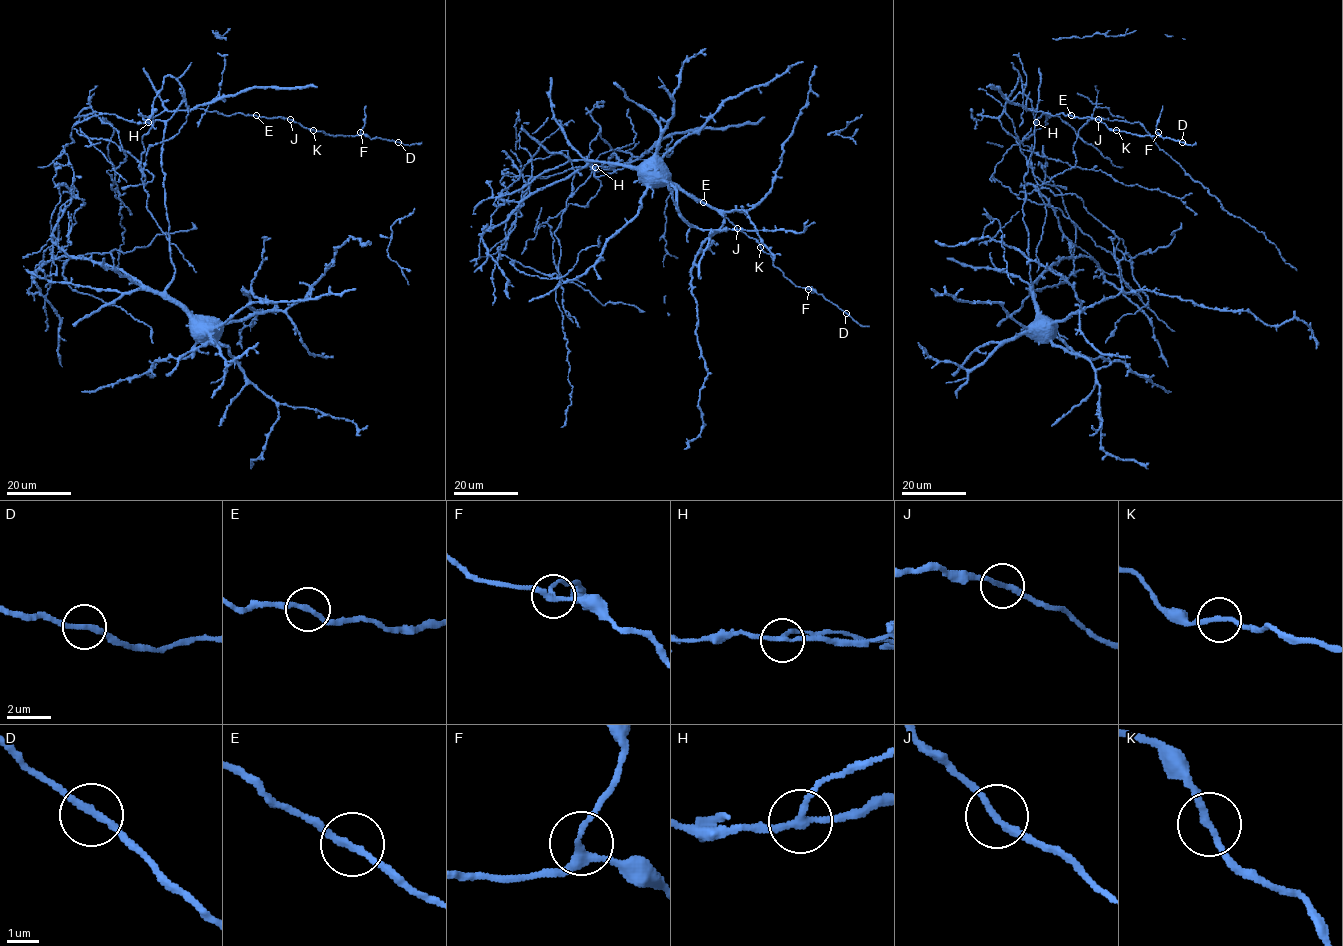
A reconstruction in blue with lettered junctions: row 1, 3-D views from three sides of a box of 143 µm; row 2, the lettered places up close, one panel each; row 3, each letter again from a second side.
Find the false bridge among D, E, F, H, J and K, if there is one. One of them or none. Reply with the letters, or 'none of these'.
H

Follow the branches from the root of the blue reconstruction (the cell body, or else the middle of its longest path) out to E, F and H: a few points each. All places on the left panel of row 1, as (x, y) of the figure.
E: (196, 318), (166, 292), (175, 265), (162, 168), (165, 123), (176, 111), (194, 108), (225, 115), (256, 115)
F: (196, 318), (166, 292), (175, 271), (162, 168), (171, 117), (201, 108), (284, 117), (328, 135), (360, 132)
H: (196, 318), (166, 292), (175, 265), (170, 251), (162, 168), (165, 123), (160, 120), (148, 122)

